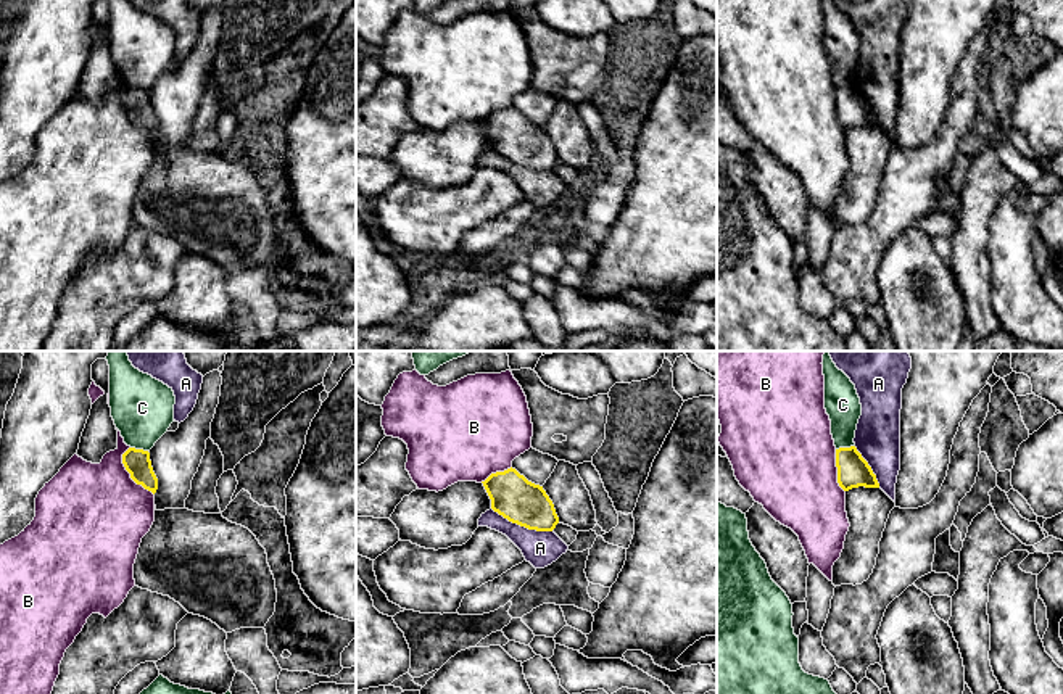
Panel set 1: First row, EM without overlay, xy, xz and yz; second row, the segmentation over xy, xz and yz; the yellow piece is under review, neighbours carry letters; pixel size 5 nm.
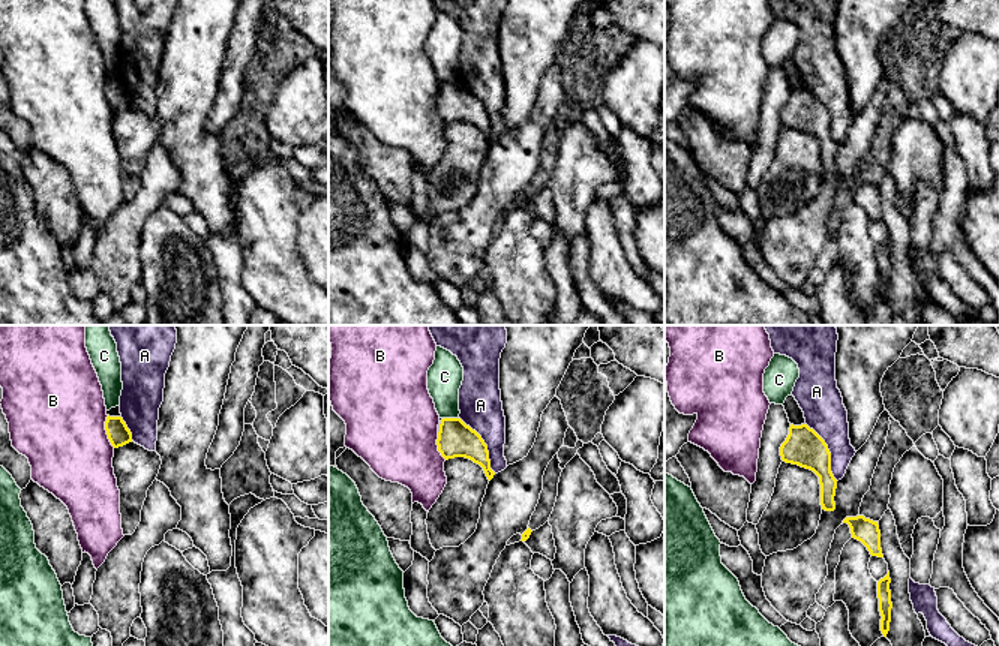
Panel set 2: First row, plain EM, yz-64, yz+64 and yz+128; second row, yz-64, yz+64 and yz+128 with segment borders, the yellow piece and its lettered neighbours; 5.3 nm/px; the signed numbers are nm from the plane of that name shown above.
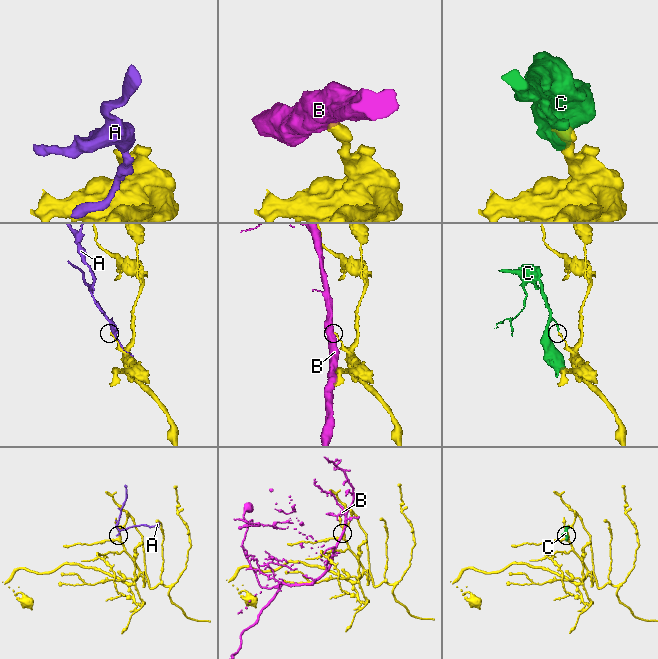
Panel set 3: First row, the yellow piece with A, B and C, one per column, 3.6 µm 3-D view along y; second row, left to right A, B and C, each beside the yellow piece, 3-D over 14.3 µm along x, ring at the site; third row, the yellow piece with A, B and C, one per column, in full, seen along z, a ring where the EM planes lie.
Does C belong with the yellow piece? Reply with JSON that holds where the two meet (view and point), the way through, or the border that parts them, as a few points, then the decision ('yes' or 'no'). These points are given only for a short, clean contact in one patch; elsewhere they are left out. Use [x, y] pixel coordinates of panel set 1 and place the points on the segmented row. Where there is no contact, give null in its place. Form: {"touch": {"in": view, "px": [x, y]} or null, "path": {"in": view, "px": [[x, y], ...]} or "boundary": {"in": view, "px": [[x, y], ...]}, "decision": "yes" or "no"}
{"touch": {"in": "yz", "px": [844, 448]}, "boundary": {"in": "yz", "px": [[854, 445], [836, 450]]}, "decision": "no"}

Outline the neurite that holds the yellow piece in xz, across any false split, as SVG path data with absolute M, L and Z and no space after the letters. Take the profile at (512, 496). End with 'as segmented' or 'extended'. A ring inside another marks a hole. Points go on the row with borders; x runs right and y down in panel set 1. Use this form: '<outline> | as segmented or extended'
M515 469L491 473L482 483L491 499L491 509L509 522L536 531L552 531L559 523L543 486L528 481Z | as segmented

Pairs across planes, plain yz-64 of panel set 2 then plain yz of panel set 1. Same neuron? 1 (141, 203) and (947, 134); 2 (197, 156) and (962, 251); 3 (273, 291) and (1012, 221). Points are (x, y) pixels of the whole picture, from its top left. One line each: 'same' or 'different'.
1: same
2: different
3: same

